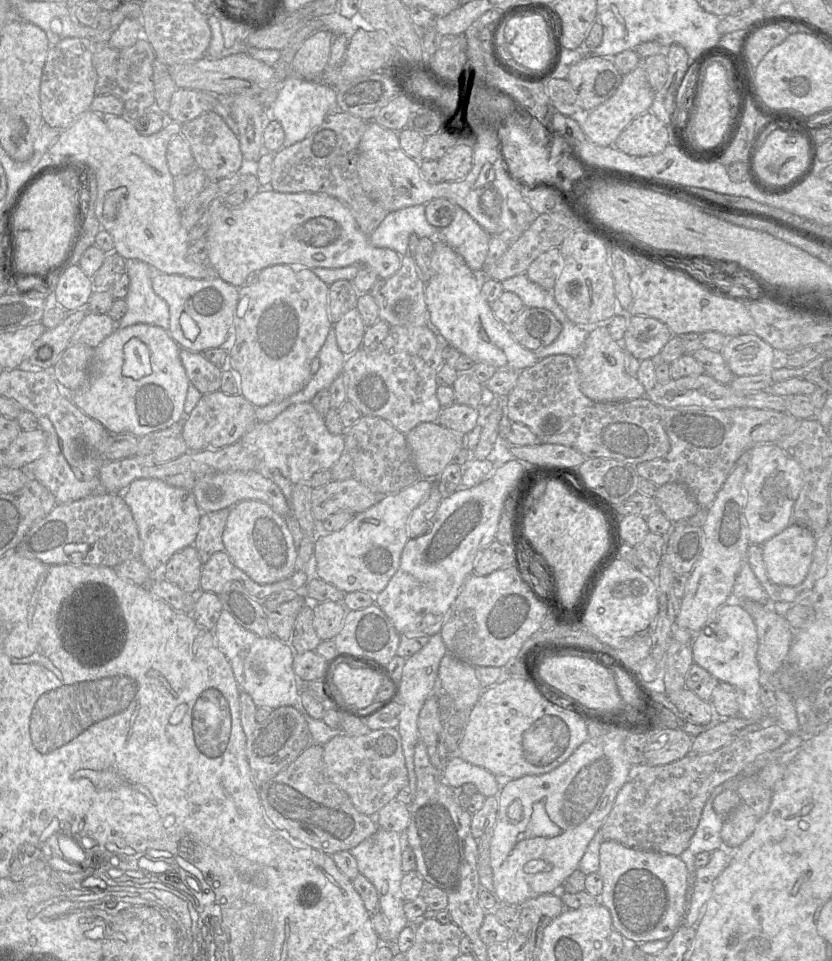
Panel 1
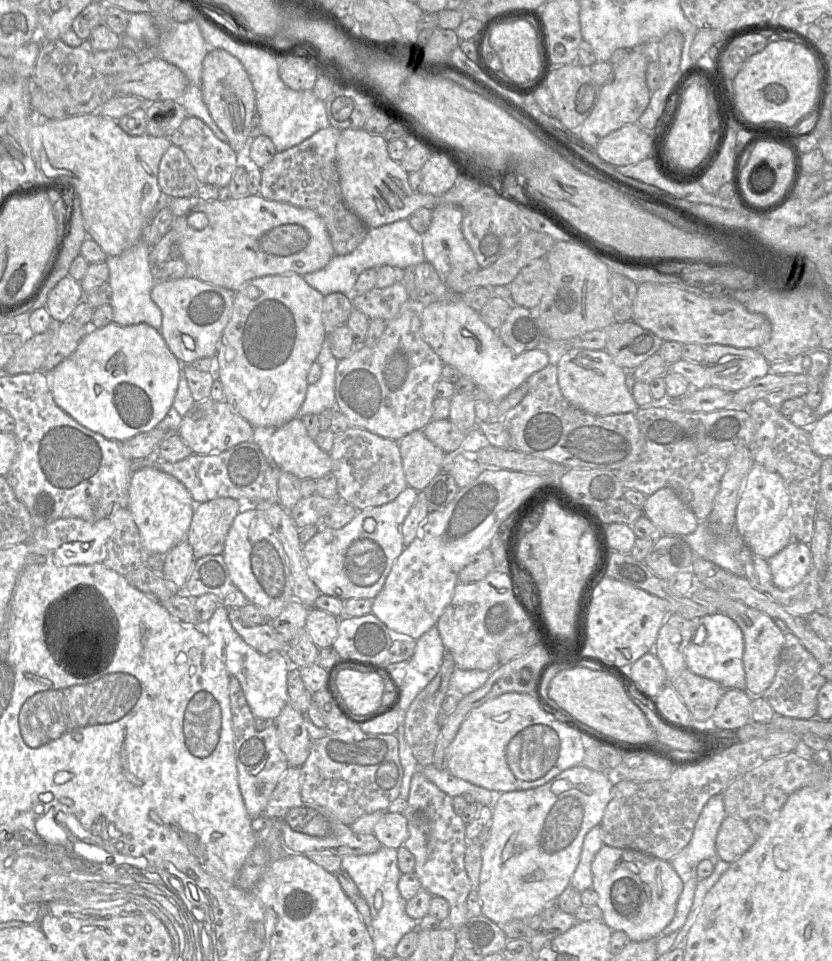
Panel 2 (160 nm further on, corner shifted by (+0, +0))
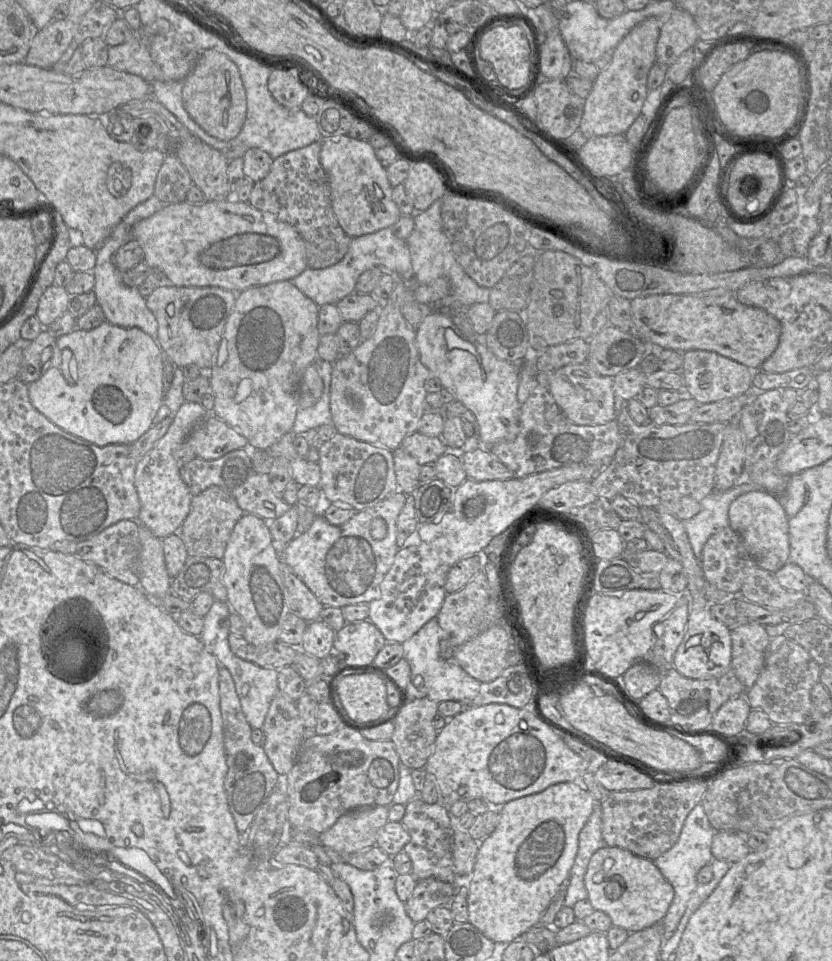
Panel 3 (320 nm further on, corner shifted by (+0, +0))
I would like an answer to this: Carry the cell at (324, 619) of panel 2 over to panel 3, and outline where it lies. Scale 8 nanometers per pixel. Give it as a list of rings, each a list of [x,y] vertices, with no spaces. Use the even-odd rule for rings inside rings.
[[[316,619],[307,623],[300,649],[317,659],[331,654],[335,631],[322,620]]]

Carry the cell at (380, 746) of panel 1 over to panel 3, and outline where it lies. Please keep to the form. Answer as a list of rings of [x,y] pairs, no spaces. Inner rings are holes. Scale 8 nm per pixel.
[[[341,726],[328,735],[303,740],[294,766],[287,774],[288,822],[306,833],[328,830],[345,813],[363,807],[390,806],[399,785],[400,759],[391,740],[371,741],[361,733]]]

